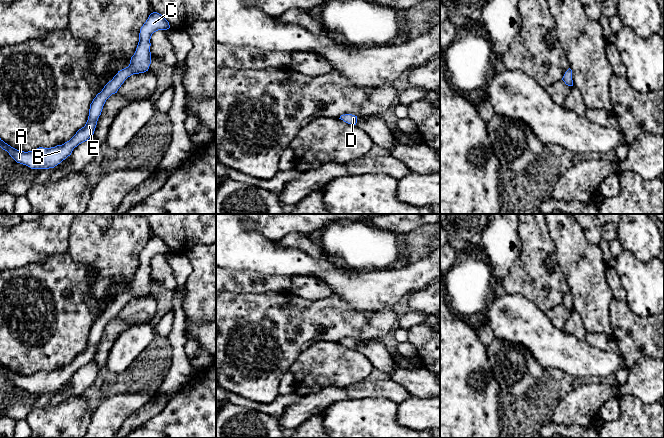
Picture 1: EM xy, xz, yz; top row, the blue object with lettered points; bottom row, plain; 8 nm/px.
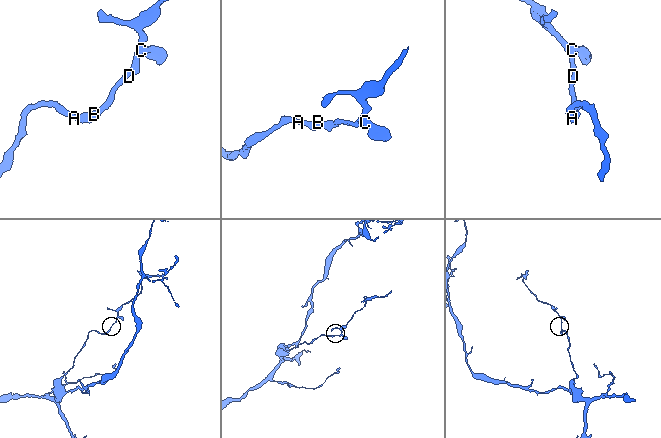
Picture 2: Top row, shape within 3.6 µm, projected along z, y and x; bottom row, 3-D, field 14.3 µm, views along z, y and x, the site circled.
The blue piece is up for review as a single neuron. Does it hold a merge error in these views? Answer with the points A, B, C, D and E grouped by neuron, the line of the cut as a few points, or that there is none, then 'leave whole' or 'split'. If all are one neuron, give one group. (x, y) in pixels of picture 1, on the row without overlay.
A B C D E; no cut; leave whole

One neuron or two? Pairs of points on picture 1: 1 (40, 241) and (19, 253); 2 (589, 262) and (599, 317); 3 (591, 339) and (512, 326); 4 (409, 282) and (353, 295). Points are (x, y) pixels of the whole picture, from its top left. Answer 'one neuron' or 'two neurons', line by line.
1: one neuron
2: one neuron
3: two neurons
4: one neuron

